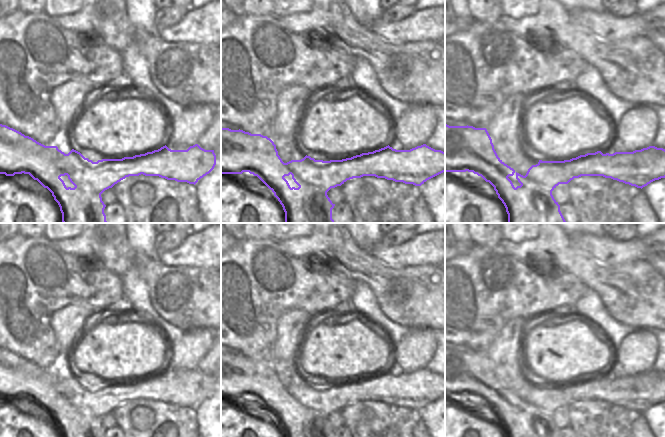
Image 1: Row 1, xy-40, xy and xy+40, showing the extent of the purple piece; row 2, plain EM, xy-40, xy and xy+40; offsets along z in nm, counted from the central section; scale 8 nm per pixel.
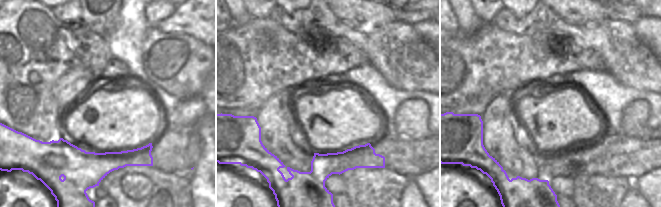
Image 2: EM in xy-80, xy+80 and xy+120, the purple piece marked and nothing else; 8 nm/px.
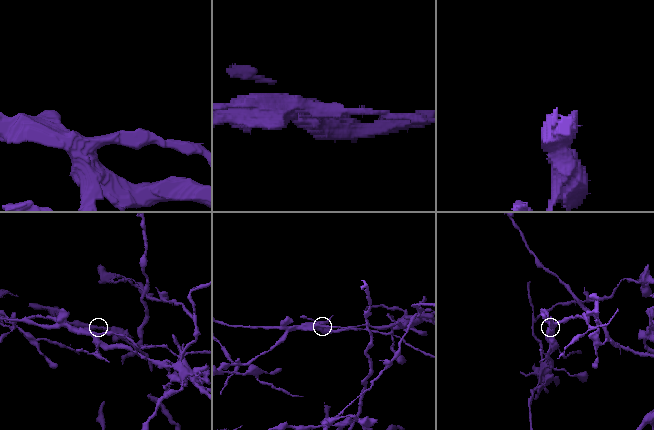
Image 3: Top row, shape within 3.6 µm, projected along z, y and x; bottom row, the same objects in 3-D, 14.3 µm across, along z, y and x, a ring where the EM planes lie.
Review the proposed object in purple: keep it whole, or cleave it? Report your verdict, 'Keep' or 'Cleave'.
Cleave.

